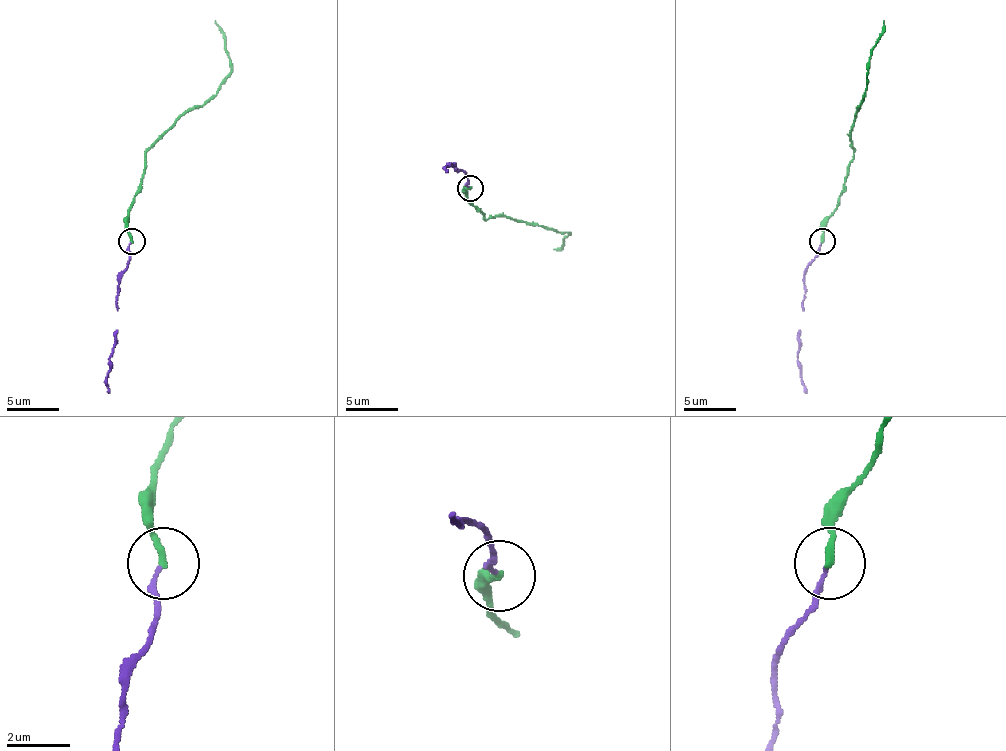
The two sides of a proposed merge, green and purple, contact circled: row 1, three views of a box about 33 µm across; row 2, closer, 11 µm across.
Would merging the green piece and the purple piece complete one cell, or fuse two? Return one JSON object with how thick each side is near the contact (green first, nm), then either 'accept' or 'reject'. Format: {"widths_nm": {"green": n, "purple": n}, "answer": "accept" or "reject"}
{"widths_nm": {"green": 220, "purple": 140}, "answer": "accept"}

